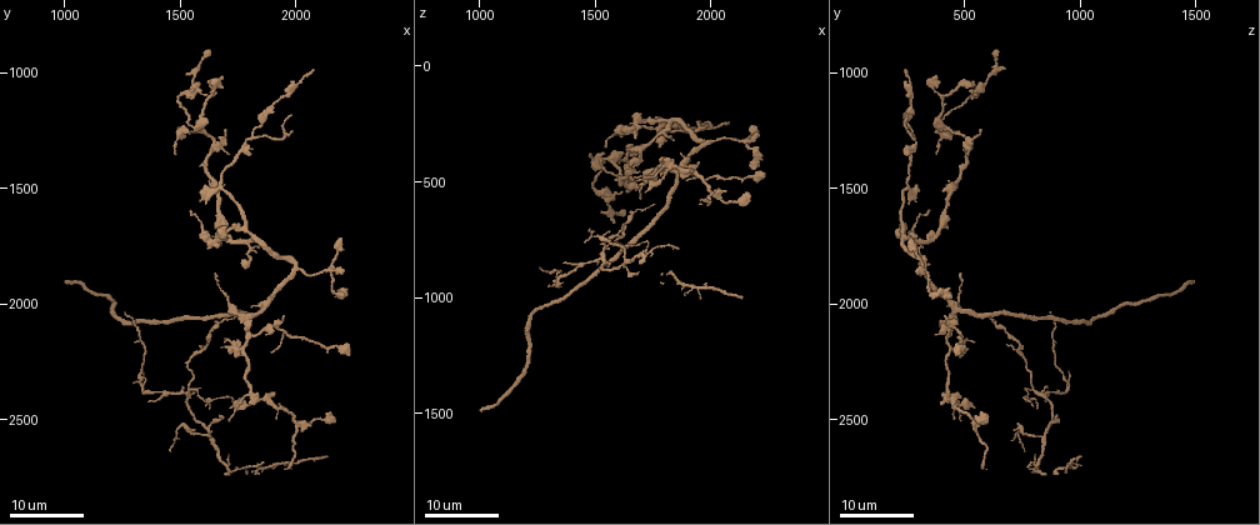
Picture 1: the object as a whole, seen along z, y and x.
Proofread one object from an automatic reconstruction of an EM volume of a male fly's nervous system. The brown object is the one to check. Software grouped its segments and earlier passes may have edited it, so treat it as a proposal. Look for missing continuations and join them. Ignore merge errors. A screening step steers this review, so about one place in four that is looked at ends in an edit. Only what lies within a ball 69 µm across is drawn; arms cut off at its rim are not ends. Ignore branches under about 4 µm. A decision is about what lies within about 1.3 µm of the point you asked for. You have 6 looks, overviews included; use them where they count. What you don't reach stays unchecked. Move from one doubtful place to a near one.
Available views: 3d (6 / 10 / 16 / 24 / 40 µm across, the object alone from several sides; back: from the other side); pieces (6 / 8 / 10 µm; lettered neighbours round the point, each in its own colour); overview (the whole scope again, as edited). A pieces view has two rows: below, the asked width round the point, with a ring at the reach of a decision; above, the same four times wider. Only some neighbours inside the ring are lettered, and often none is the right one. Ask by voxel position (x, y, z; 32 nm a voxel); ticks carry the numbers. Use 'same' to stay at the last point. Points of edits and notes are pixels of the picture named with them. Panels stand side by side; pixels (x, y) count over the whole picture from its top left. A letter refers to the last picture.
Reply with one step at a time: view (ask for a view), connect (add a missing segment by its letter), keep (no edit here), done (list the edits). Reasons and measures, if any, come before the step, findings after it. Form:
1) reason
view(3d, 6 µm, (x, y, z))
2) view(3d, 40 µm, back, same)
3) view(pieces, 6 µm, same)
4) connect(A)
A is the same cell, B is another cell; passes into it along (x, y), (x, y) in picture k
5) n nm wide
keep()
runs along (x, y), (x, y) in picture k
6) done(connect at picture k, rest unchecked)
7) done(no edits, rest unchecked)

an open end
view(3d, 24 µm, (1700, 1250, 570))

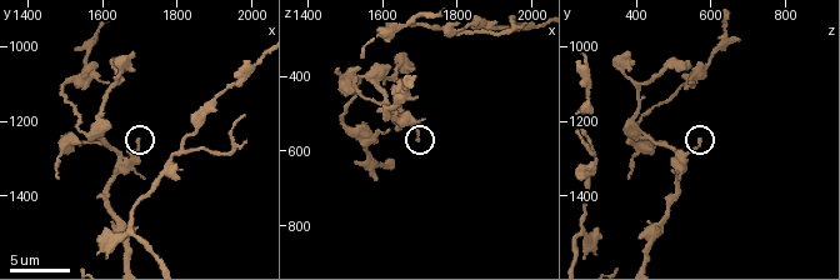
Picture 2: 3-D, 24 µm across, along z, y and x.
view(pieces, 8 µm, (1690, 1250, 570))

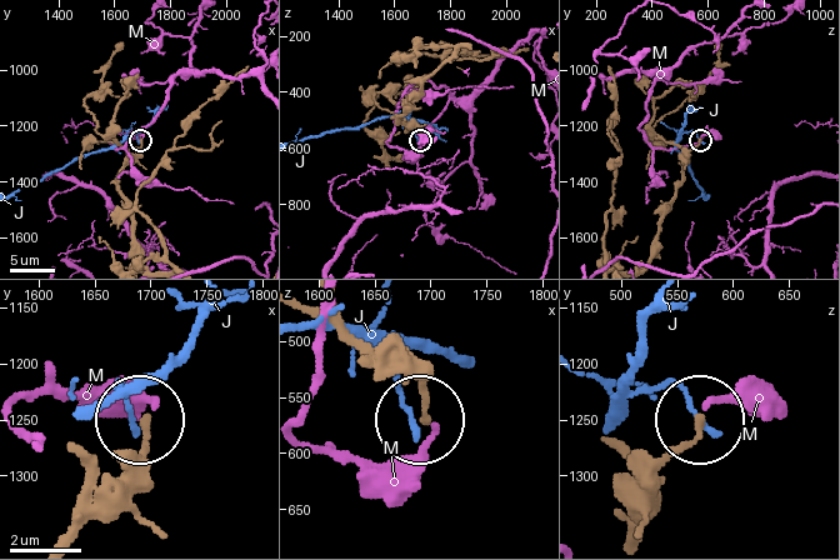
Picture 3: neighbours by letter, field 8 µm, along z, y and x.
keep()
J and M are other cells; runs along (625, 529), (698, 425) in picture 3; none of them fits

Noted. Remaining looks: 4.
view(pieces, 8 µm, (1650, 1050, 540))

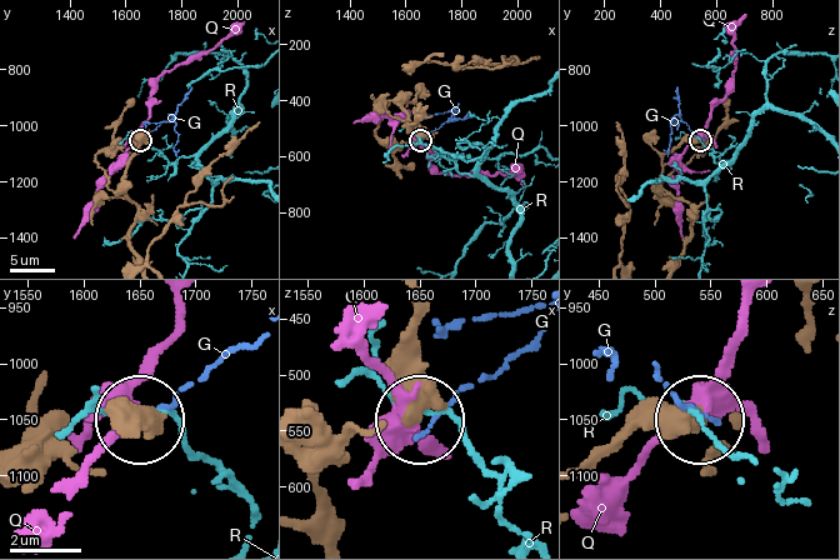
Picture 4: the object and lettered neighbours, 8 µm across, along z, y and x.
keep()
G, Q and R are other cells; runs along (414, 308), (418, 421) in picture 4; no lettered segment goes on from it

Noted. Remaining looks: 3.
view(3d, 24 µm, (1770, 1840, 320))

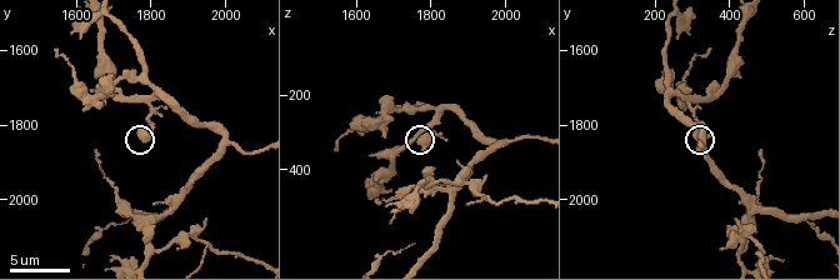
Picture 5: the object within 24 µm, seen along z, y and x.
what lies round it
view(pieces, 6 µm, (1780, 1840, 320))

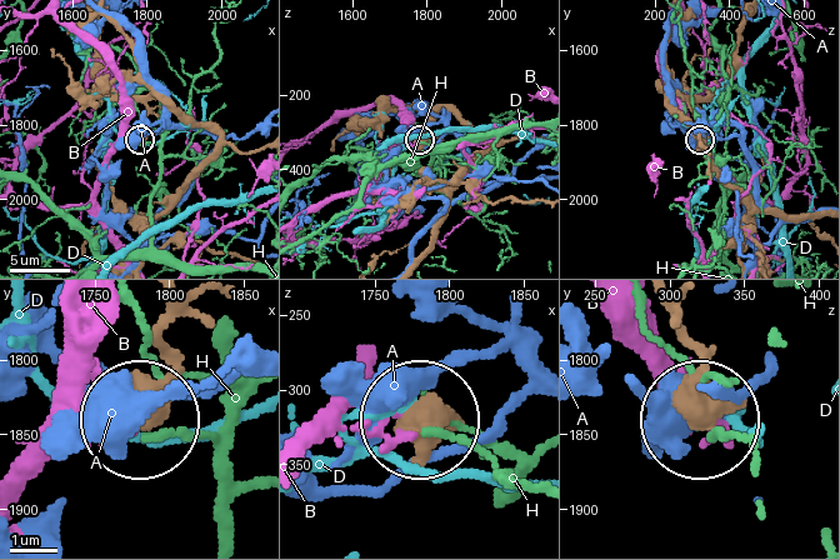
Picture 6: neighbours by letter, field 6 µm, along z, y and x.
keep()
A, B, D and H are other cells; no lettered segment goes on from it

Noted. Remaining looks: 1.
done(no edits, rest unchecked)

